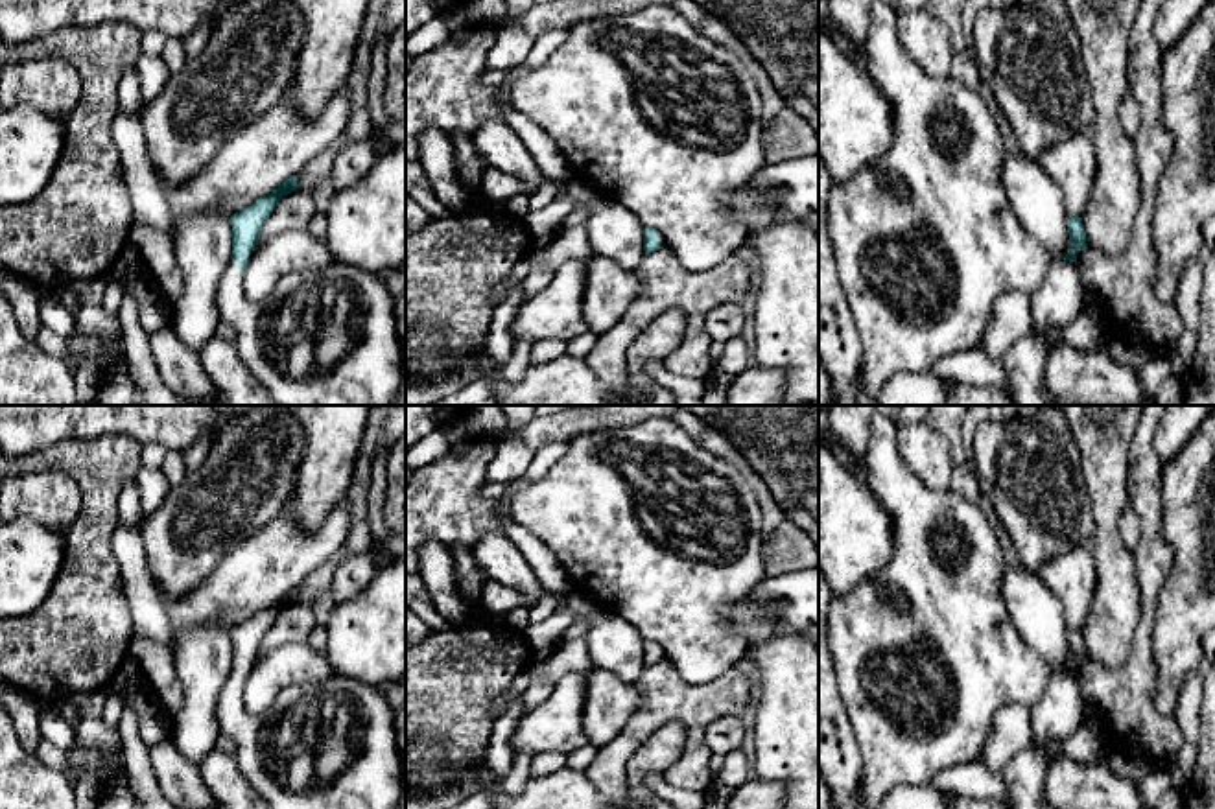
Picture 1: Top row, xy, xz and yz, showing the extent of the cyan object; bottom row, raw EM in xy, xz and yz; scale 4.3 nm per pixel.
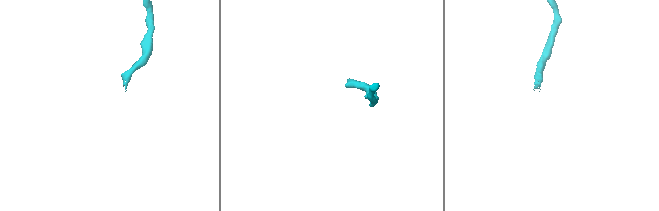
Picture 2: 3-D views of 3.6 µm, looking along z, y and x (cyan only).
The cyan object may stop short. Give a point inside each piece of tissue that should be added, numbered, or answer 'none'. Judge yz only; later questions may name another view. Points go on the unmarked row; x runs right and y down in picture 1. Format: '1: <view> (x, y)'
1: yz (1057, 714)

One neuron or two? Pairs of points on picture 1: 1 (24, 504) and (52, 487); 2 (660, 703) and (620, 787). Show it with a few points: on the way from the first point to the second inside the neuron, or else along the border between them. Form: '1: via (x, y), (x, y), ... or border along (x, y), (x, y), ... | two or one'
1: via (32, 496), (45, 494) | one
2: via (644, 723), (620, 749), (618, 767) | one

